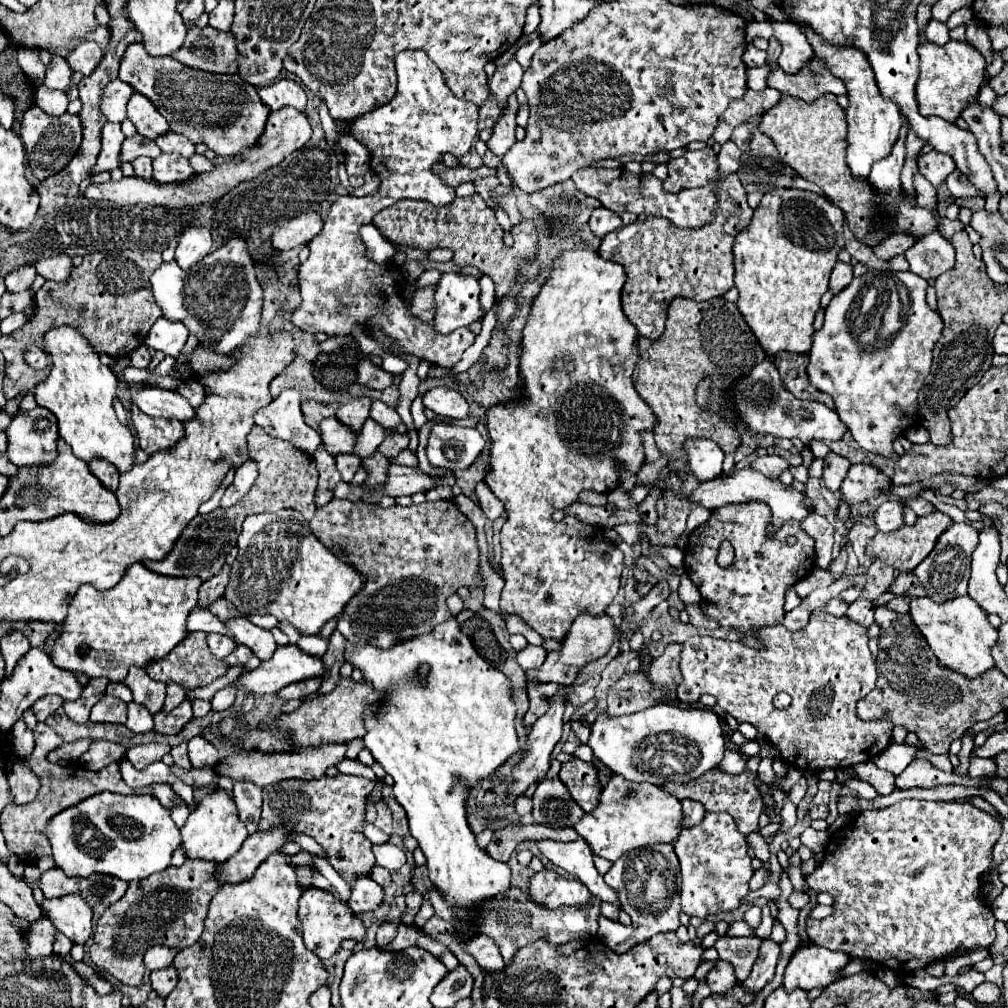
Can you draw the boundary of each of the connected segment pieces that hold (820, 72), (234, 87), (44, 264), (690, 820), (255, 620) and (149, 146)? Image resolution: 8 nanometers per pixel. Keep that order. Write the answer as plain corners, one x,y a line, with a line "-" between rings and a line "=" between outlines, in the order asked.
772,36
768,44
768,64
772,66
772,72
768,76
768,86
776,88
782,96
794,96
804,102
814,102
826,92
846,94
844,82
830,72
826,60
814,56
812,60
808,60
806,66
800,68
800,72
788,74
778,66
778,56
780,56
778,40
=
140,42
130,44
130,48
124,52
122,62
120,62
120,80
128,82
134,90
148,96
148,100
156,106
156,110
168,120
170,130
184,134
194,144
196,142
206,144
216,156
234,158
242,150
254,148
258,144
260,136
264,134
264,128
268,122
270,108
266,108
266,104
262,104
262,100
258,96
258,88
248,84
240,74
212,74
212,72
188,68
170,56
154,58
142,48
=
56,254
56,256
48,256
36,262
36,270
40,276
44,276
46,280
68,280
70,270
72,270
72,258
68,254
=
682,800
682,812
684,812
684,820
686,820
686,828
688,826
696,826
700,824
700,820
706,814
706,808
702,808
702,804
694,802
694,800
=
253,614
253,615
248,615
247,618
253,624
256,624
257,626
260,626
262,628
266,628
268,630
277,627
279,624
279,621
270,614
266,615
=
136,134
134,138
126,138
126,140
124,140
120,160
122,160
122,162
132,162
132,160
138,158
138,156
156,158
158,154
162,154
162,150
160,150
154,141
144,142
144,138
142,138
140,134

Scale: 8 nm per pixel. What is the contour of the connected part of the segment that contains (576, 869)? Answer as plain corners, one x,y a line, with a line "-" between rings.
540,840
538,848
554,866
566,870
568,874
576,876
582,884
586,884
586,888
602,902
610,902
616,908
622,908
618,900
618,892
610,888
600,876
600,872
596,870
592,862
592,848
586,846
584,840
578,840
578,842

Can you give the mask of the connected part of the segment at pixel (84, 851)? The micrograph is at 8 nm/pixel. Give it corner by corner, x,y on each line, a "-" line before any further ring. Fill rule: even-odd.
102,792
98,796
90,796
62,812
58,812
48,824
46,824
46,836
52,844
54,862
58,868
66,872
66,876
90,876
94,872
110,874
116,878
122,878
126,882
130,880
142,880
154,872
162,872
170,866
172,852
180,846
180,830
170,818
170,810
164,808
154,796
124,796
114,792
-
78,816
84,816
94,826
94,836
78,836

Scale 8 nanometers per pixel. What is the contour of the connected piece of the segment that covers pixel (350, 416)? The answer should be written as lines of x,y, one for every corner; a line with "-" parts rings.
358,396
358,398
350,398
346,404
342,404
336,412
338,420
342,420
346,426
360,430
364,420
368,418
368,410
370,410
370,398
368,396

